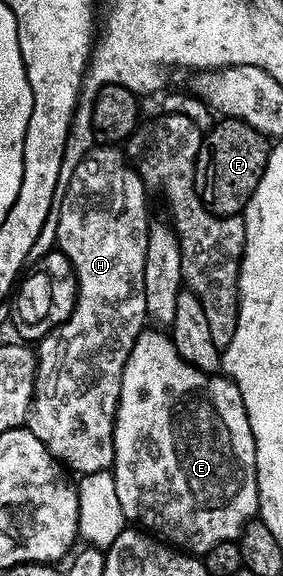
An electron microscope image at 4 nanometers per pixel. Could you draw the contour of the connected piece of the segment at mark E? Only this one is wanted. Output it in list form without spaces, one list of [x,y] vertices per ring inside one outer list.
[[[160,329],[141,331],[140,336],[134,341],[134,349],[130,349],[130,357],[122,373],[122,389],[114,421],[114,461],[110,470],[114,477],[114,489],[118,489],[118,505],[122,505],[125,520],[167,541],[171,546],[197,557],[202,557],[222,541],[239,540],[242,529],[250,520],[257,518],[260,510],[260,494],[256,480],[256,442],[238,385],[223,374],[200,371],[194,365],[190,365],[172,344],[171,334]]]

